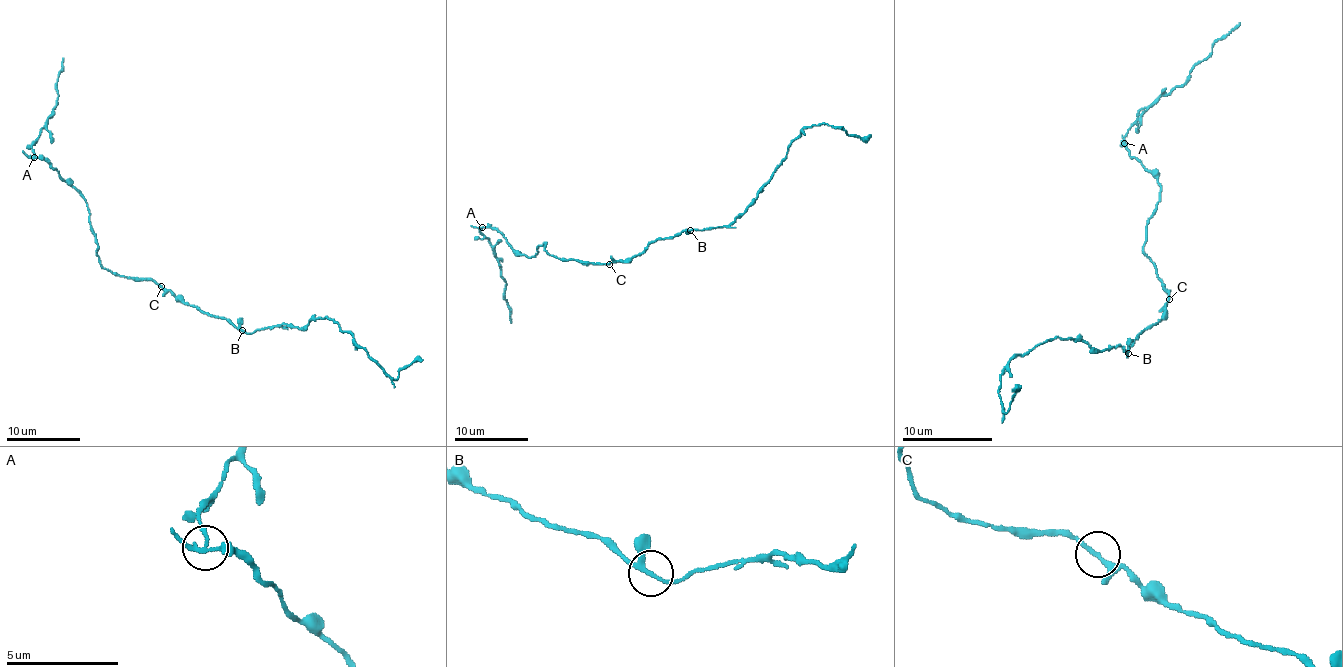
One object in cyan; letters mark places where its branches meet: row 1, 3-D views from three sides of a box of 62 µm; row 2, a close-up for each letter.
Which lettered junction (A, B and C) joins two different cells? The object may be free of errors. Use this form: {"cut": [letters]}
{"cut": ["A"]}

